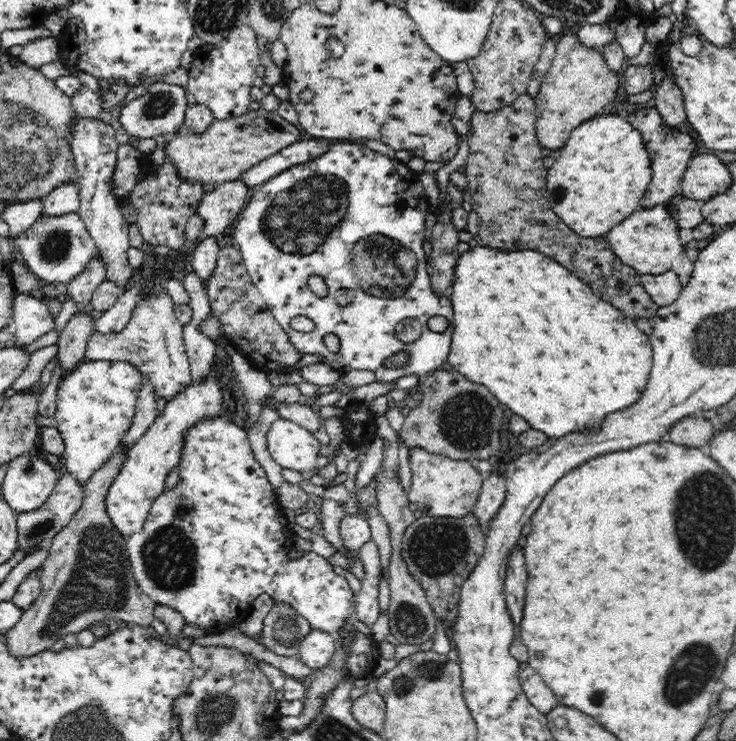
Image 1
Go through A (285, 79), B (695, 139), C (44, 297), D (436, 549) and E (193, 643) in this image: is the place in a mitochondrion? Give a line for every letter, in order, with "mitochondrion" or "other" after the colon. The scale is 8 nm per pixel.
A: other
B: other
C: other
D: mitochondrion
E: other

